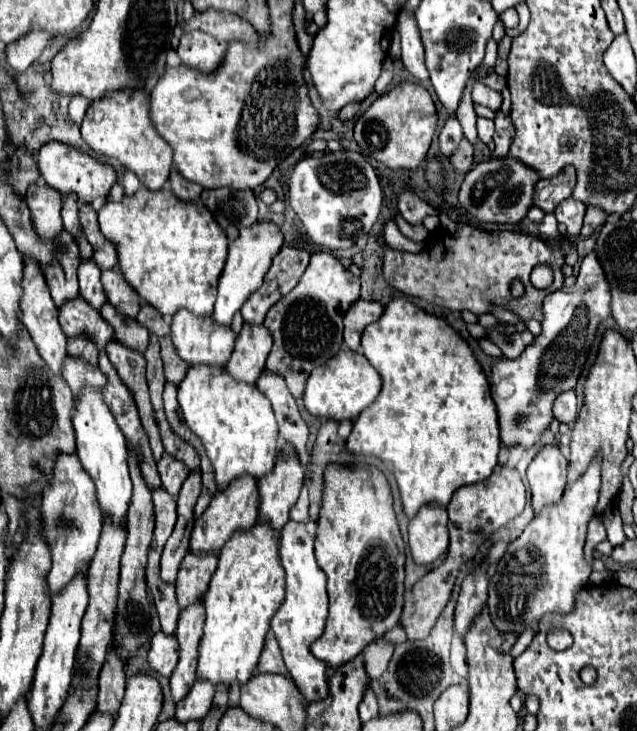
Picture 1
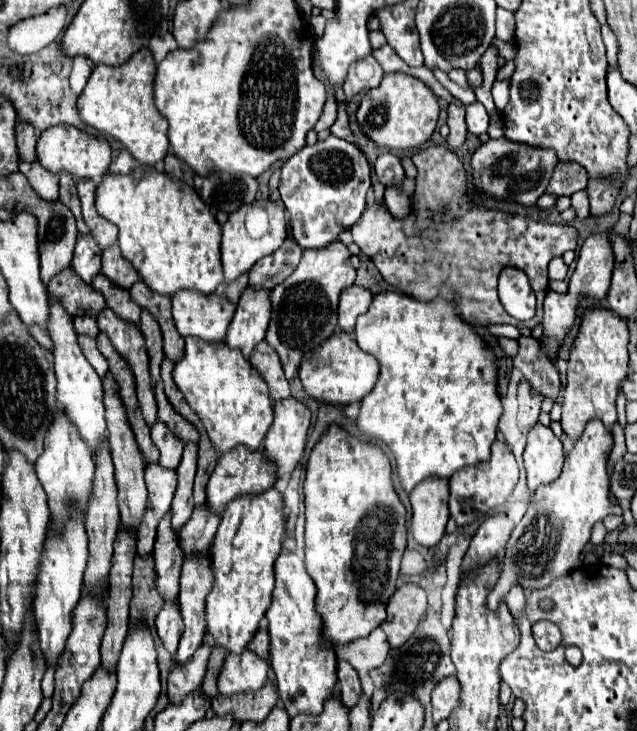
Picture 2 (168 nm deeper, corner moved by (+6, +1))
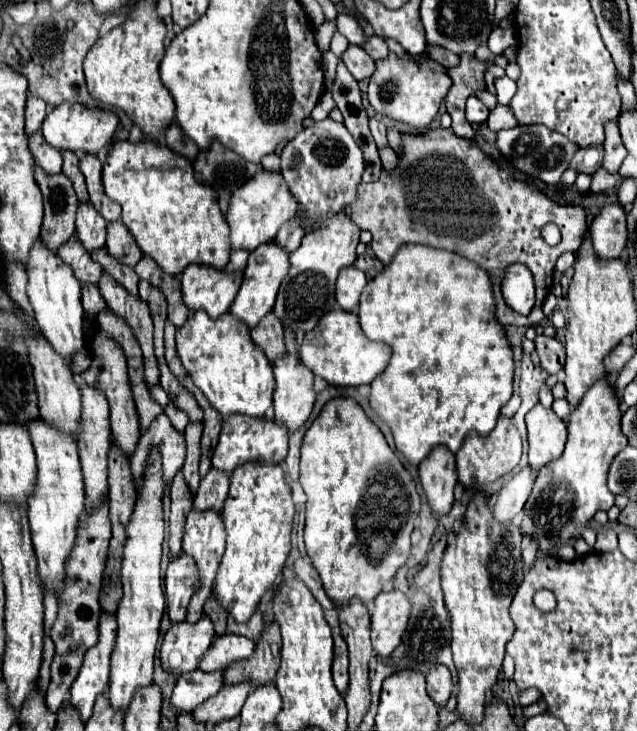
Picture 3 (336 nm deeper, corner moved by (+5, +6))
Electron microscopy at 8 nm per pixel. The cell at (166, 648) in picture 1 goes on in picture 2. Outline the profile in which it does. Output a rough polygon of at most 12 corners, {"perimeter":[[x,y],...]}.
{"perimeter":[[166,601],[156,617],[162,645],[176,653],[184,623],[176,601]]}

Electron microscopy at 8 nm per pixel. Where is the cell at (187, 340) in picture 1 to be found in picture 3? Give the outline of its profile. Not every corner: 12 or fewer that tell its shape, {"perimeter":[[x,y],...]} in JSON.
{"perimeter":[[191,264],[183,304],[211,318],[229,312],[243,272]]}

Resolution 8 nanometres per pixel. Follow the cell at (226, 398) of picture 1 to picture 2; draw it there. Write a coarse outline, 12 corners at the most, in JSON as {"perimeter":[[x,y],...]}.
{"perimeter":[[188,337],[174,381],[218,453],[256,451],[266,381],[236,349]]}

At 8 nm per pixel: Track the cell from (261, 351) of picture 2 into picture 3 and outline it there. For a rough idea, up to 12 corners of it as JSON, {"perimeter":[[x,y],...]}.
{"perimeter":[[273,314],[251,330],[271,364],[285,354],[285,334]]}

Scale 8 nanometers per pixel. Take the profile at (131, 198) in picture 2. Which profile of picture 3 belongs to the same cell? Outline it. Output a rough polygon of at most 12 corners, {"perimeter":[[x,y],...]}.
{"perimeter":[[115,142],[105,194],[165,274],[227,266],[215,190],[165,144]]}

